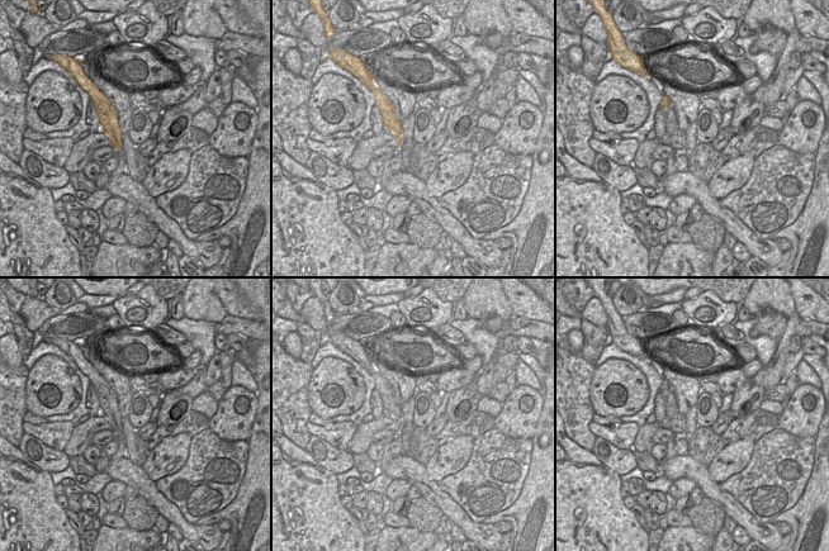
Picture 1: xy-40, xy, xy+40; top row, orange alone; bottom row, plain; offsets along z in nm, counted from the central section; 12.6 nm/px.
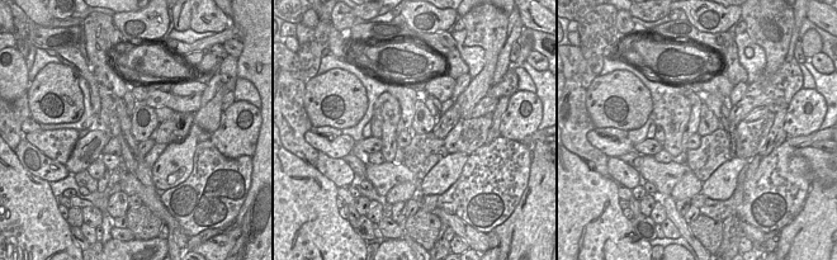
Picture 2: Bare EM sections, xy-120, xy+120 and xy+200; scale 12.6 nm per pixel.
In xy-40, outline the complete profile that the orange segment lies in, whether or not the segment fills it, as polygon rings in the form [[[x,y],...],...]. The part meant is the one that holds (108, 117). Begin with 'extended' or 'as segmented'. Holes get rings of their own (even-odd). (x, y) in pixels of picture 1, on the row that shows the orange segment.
as segmented; [[[49,56],[76,80],[80,87],[89,94],[99,115],[100,129],[110,139],[114,151],[122,149],[122,133],[118,124],[118,113],[109,99],[95,86],[84,72],[80,58],[67,56]]]

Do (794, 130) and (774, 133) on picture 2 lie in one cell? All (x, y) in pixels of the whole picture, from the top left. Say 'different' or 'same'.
different

